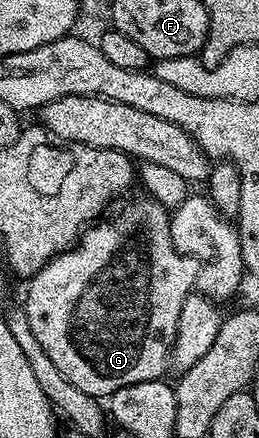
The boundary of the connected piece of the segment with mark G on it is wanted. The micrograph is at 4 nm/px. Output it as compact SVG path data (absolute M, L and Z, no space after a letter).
M152 197L144 198L135 200L124 198L122 200L124 203L115 212L112 210L106 217L100 218L94 225L88 226L80 234L79 241L74 247L70 247L60 255L53 256L38 273L30 276L28 283L31 284L28 285L27 293L25 292L25 298L22 300L25 313L28 314L29 326L33 329L38 344L44 349L50 361L53 361L64 378L68 379L77 389L81 389L81 392L91 396L110 397L117 389L121 389L125 385L163 379L166 376L166 371L169 371L171 349L175 345L175 334L181 317L181 309L187 298L193 294L195 287L199 265L189 256L182 255L173 245L171 216L168 208L163 207L158 200Z

